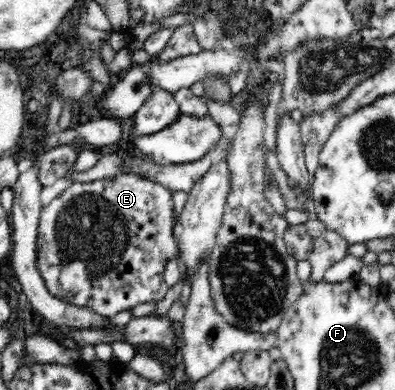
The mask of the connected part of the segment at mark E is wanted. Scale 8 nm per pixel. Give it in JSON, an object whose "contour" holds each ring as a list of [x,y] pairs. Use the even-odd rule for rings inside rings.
{"contour":[[[124,174],[111,180],[73,182],[50,203],[42,206],[36,256],[37,267],[48,292],[61,301],[88,307],[107,318],[120,311],[130,311],[142,303],[165,299],[170,287],[164,281],[164,269],[168,259],[178,255],[171,193],[172,190],[160,182]]]}

